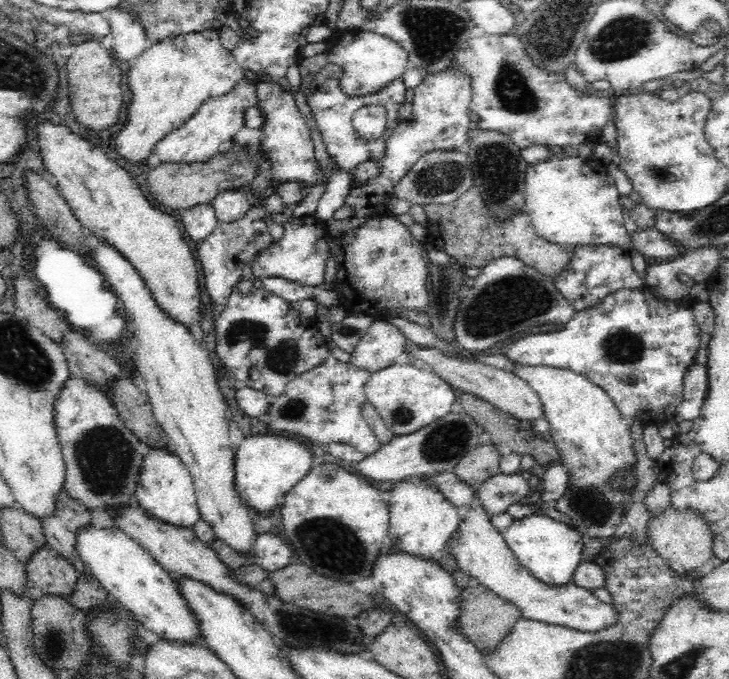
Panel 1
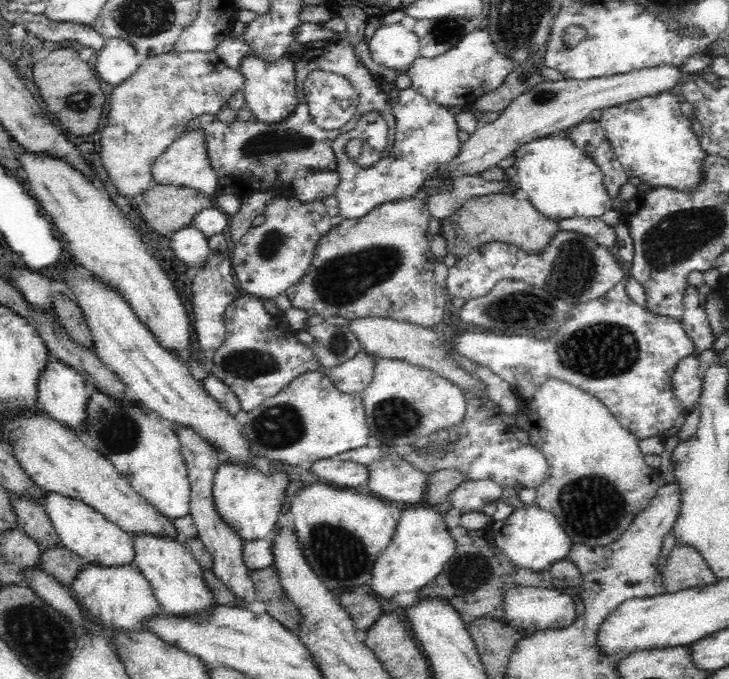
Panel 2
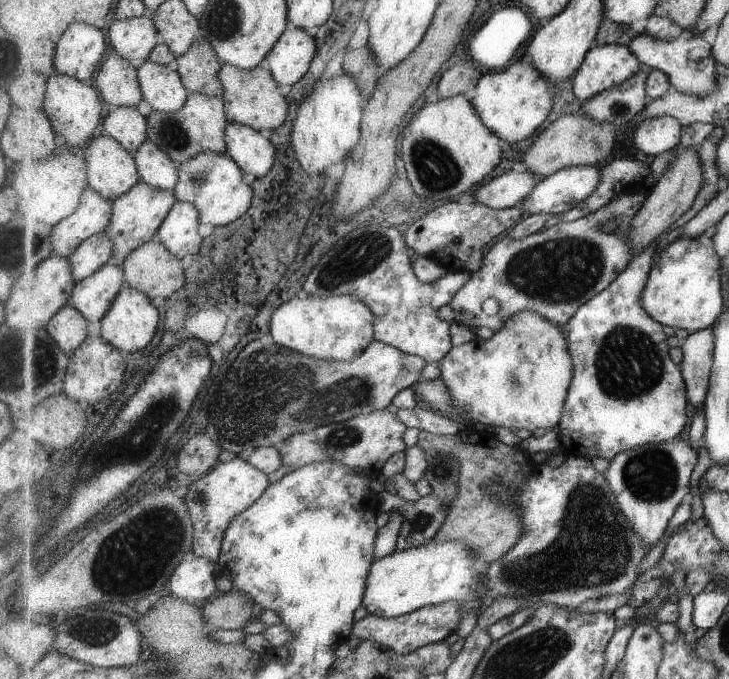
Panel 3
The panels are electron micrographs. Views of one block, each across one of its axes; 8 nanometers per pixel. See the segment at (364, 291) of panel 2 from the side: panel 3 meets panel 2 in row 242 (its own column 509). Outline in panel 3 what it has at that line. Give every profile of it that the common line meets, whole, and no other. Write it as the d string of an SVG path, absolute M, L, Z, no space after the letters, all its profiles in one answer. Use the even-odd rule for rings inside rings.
M521 312L505 323L503 330L495 333L489 340L475 338L470 342L454 346L441 362L441 377L451 392L451 404L465 412L475 424L501 426L517 430L548 429L555 430L564 416L564 405L572 387L574 366L568 341L562 328L545 320L537 312Z

